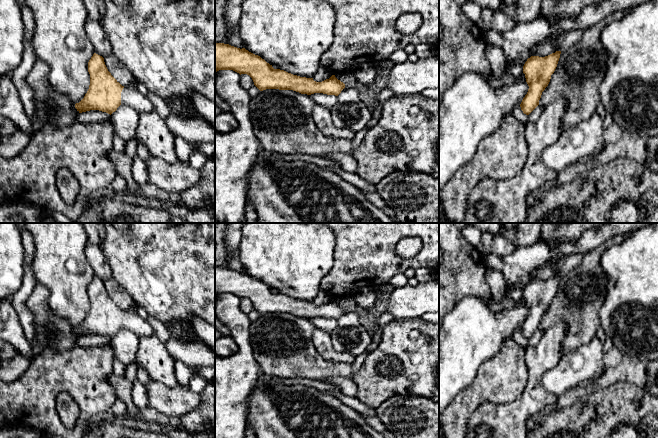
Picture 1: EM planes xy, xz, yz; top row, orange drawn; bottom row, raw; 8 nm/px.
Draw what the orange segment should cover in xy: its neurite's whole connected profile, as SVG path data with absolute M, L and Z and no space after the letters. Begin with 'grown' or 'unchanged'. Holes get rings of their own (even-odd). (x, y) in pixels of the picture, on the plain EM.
grown; M96 277L88 286L90 309L84 322L75 328L79 337L99 334L112 338L121 328L129 329L137 337L154 336L154 329L137 312L122 310L108 295L104 282Z

